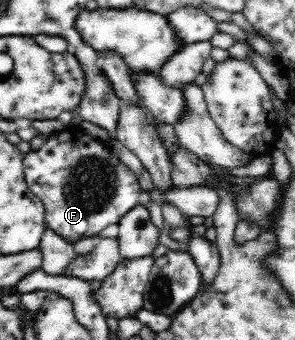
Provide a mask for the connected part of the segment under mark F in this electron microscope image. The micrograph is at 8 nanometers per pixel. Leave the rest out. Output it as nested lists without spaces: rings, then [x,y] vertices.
[[[50,139],[40,149],[32,150],[25,154],[23,172],[28,189],[43,203],[45,207],[46,225],[54,233],[64,237],[73,243],[82,237],[94,240],[102,229],[108,225],[118,223],[130,209],[138,205],[138,195],[141,193],[141,185],[138,176],[128,164],[118,158],[109,147],[104,147],[101,141],[58,141]]]

